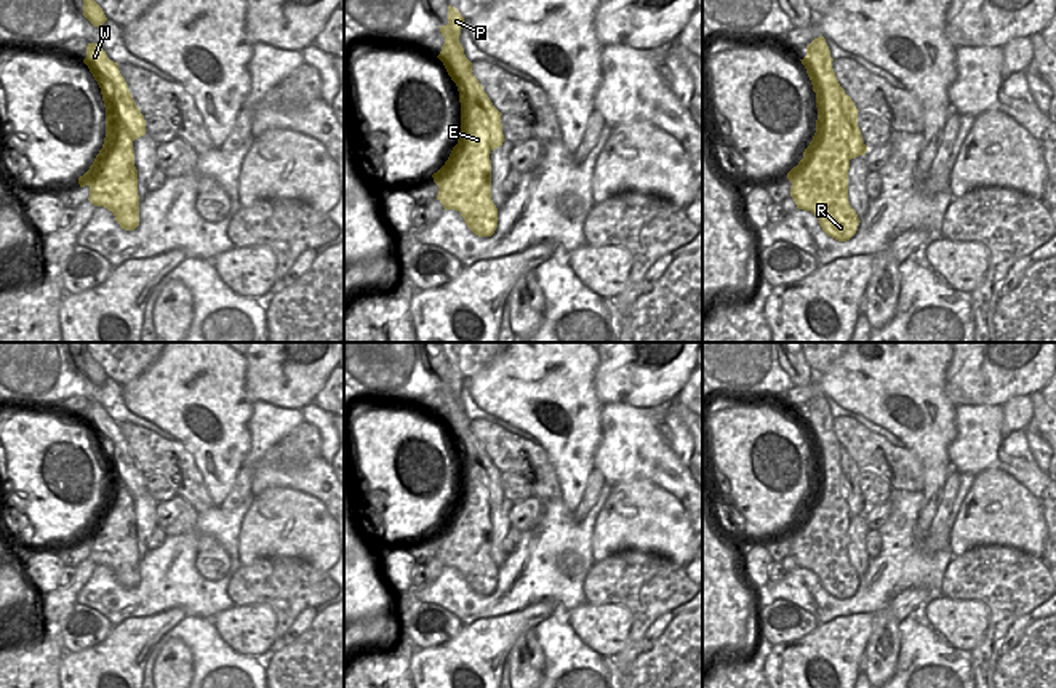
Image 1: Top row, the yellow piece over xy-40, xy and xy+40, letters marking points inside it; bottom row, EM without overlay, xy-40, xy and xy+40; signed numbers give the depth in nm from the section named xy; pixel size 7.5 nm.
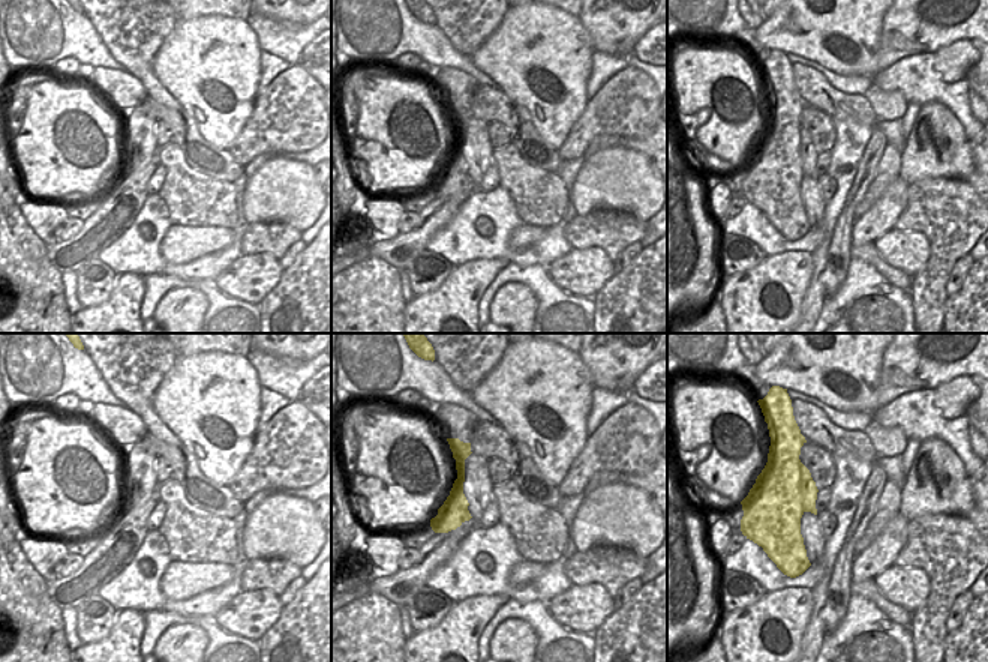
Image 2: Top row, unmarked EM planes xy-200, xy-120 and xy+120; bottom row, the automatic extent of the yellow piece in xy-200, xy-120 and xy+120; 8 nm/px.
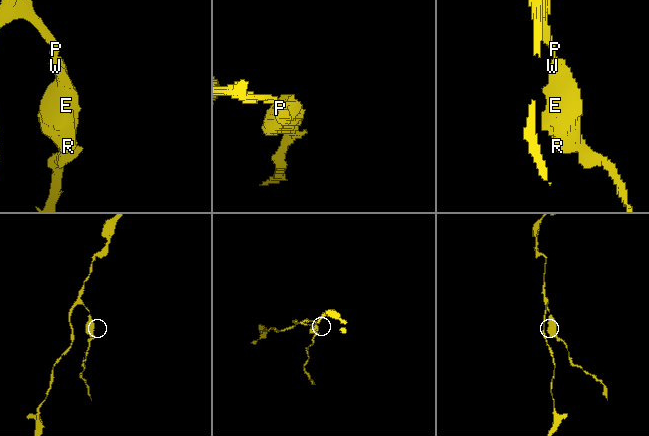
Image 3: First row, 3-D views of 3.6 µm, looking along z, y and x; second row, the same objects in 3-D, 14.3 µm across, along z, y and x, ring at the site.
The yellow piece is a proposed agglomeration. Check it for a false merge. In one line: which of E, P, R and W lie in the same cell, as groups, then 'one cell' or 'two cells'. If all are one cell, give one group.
groups E P R / W; two cells

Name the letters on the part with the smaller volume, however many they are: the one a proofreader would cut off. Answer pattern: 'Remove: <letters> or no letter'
Remove: W

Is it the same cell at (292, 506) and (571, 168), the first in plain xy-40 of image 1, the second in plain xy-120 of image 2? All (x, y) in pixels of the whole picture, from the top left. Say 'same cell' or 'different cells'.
different cells

